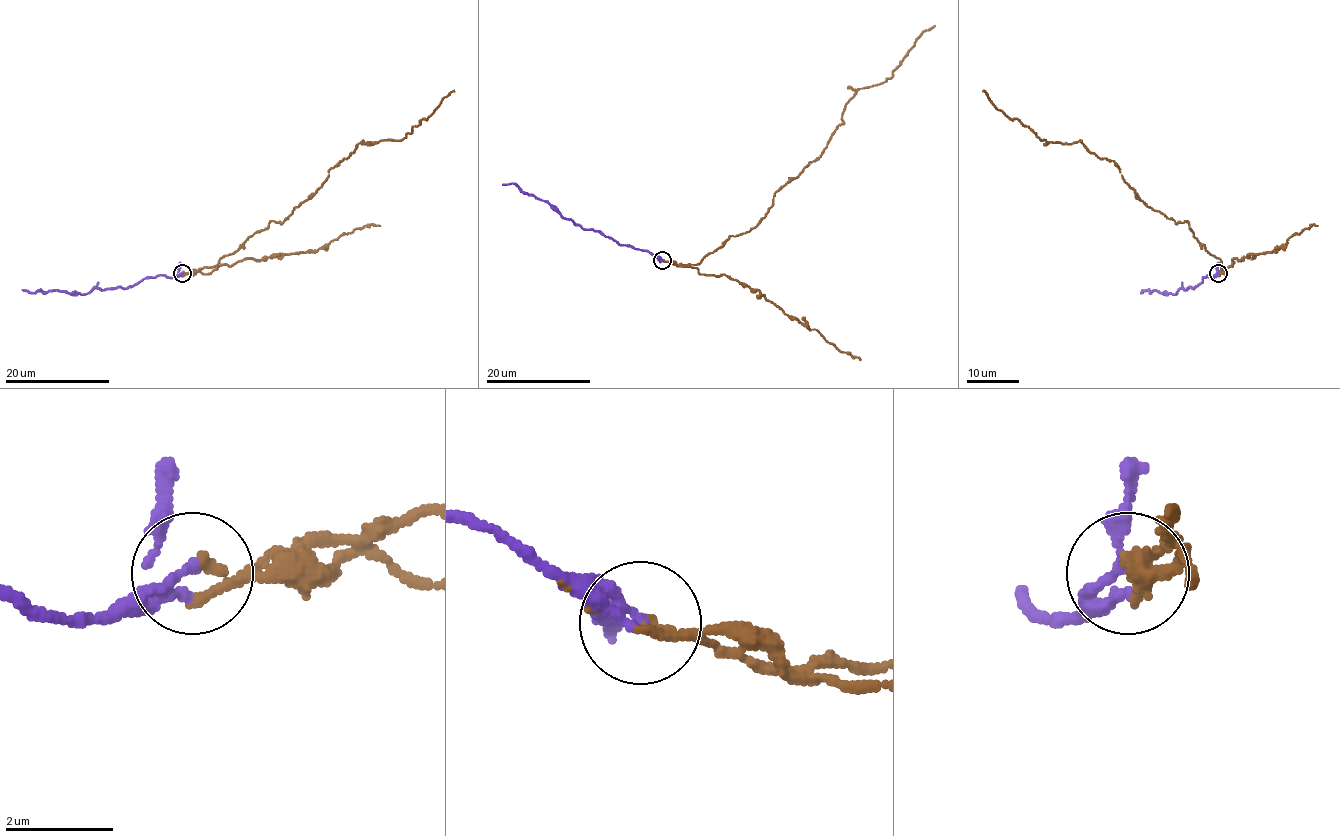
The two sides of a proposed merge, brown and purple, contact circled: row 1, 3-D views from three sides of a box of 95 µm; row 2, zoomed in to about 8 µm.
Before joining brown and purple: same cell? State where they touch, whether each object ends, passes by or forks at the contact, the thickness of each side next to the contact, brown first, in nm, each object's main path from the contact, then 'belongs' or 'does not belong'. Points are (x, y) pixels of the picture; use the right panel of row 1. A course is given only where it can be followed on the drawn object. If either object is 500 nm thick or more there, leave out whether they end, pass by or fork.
(1218, 273) | brown passes by | purple ends | 120/180 nm | brown via (1217, 273), (1221, 263), (1185, 221), (1148, 207), (1112, 160), (1081, 142), (1040, 139), (983, 91) | purple via (1217, 273), (1210, 277), (1207, 275), (1194, 288), (1182, 288), (1174, 294), (1144, 290), (1141, 293), (1142, 289) | belongs

